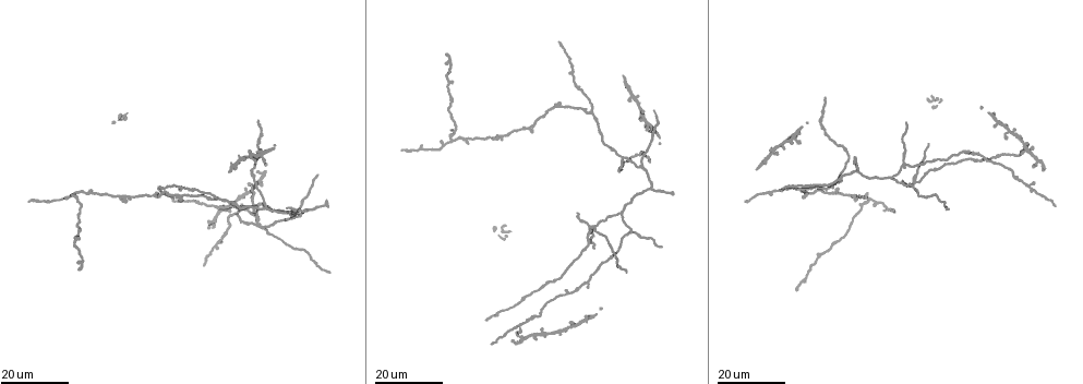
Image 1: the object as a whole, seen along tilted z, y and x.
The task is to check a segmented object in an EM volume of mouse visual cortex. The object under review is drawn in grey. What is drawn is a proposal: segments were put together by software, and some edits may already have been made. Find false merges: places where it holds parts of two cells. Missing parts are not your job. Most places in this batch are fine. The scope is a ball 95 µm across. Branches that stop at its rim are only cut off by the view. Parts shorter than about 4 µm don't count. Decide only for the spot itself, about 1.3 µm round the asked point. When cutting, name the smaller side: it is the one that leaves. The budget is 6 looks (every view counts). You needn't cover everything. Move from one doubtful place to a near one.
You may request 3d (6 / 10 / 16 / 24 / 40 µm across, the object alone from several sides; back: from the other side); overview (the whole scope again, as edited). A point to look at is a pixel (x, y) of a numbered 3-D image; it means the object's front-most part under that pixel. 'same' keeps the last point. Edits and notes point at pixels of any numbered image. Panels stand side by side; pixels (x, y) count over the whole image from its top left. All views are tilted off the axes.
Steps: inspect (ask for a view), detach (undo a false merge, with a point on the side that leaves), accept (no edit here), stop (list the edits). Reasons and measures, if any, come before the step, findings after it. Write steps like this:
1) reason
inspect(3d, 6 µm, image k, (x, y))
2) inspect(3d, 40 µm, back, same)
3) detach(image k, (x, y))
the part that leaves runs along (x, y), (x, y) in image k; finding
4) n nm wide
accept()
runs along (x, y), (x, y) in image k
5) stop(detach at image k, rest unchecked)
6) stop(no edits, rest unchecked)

side arm on a straight run
inspect(3d, 16 µm, image 1, (872, 200))

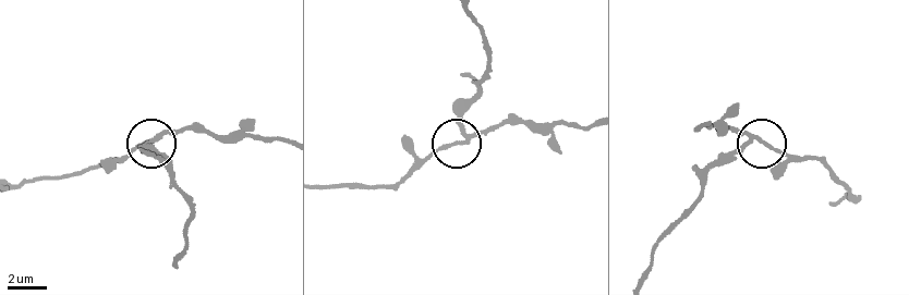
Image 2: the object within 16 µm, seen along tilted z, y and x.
closer look
inspect(3d, 10 µm, image 2, (154, 139))

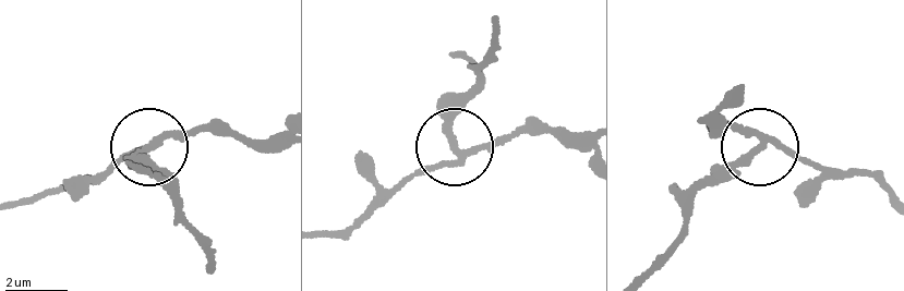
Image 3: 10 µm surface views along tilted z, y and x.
side arm 18 µm
detach(image 3, (441, 105))
the part that leaves runs along (456, 145), (456, 120), (491, 35) in image 3; a second cell is stuck on

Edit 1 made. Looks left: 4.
inspect(overview)

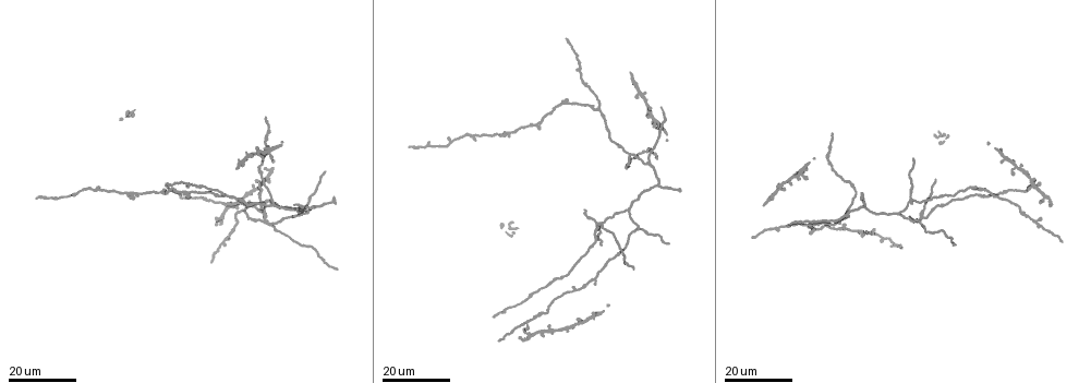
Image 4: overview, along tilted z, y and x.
four arms meet
inspect(3d, 16 µm, image 4, (598, 222))

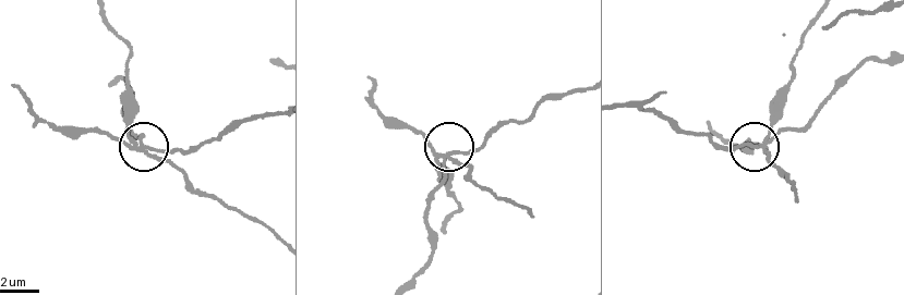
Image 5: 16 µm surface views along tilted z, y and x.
closer look
inspect(3d, 6 µm, image 5, (135, 146))

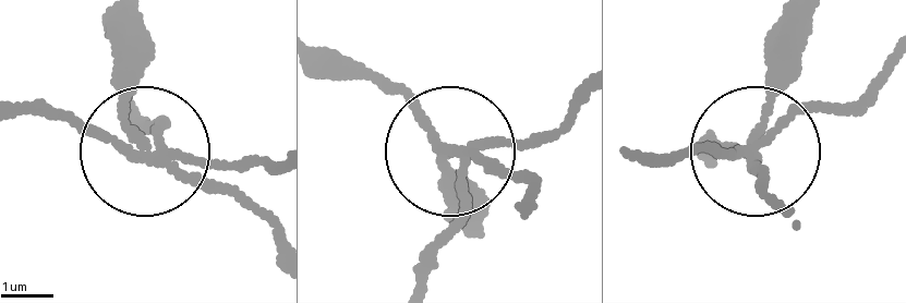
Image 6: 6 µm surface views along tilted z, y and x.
side arm 16 µm
detach(image 6, (127, 98))
the part that leaves runs along (162, 159), (273, 223) in image 6; two cells meet here

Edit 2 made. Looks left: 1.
stop(detach at image 3, detach at image 6, rest unchecked)

